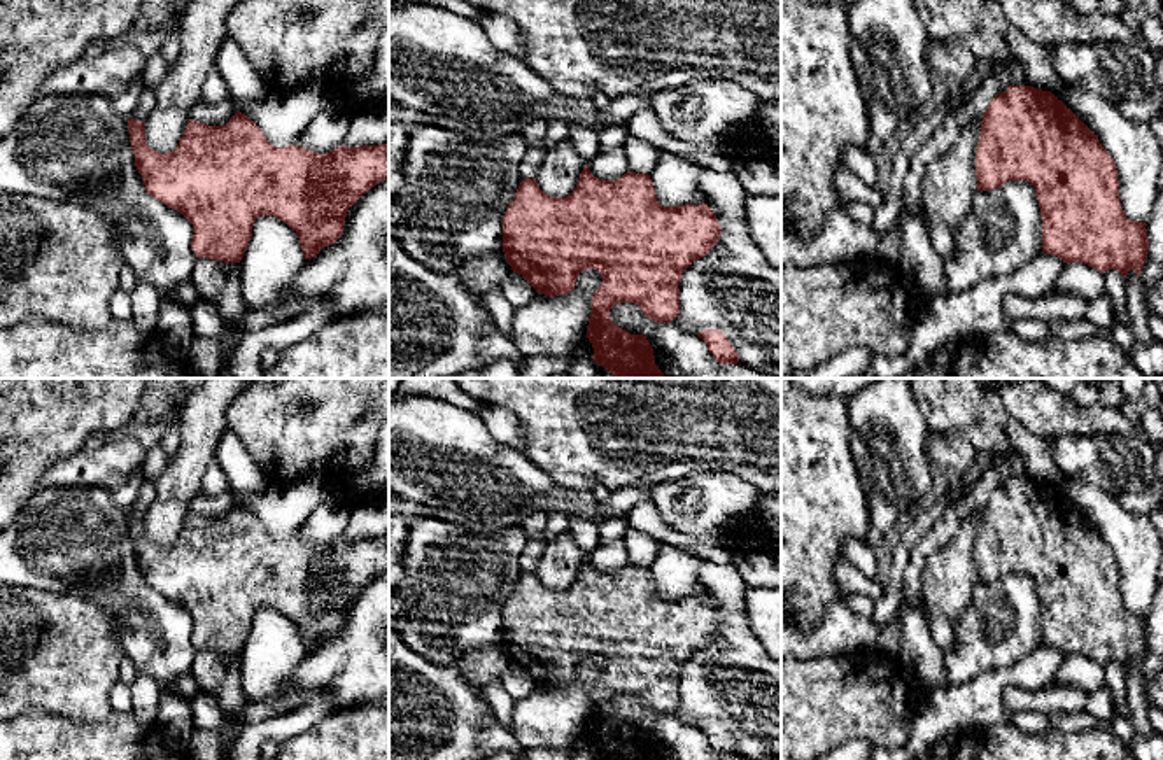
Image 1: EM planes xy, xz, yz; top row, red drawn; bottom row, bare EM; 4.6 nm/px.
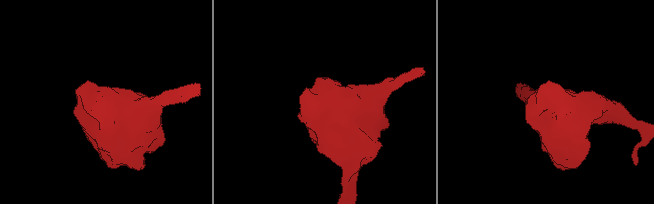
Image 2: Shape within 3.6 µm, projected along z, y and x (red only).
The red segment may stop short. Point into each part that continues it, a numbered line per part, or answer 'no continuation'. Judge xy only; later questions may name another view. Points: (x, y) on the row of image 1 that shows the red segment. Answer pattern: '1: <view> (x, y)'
no continuation

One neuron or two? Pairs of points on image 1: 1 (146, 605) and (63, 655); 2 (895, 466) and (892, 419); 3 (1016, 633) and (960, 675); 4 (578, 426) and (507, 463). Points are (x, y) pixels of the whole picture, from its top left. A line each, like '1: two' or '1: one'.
1: two
2: one
3: one
4: two

